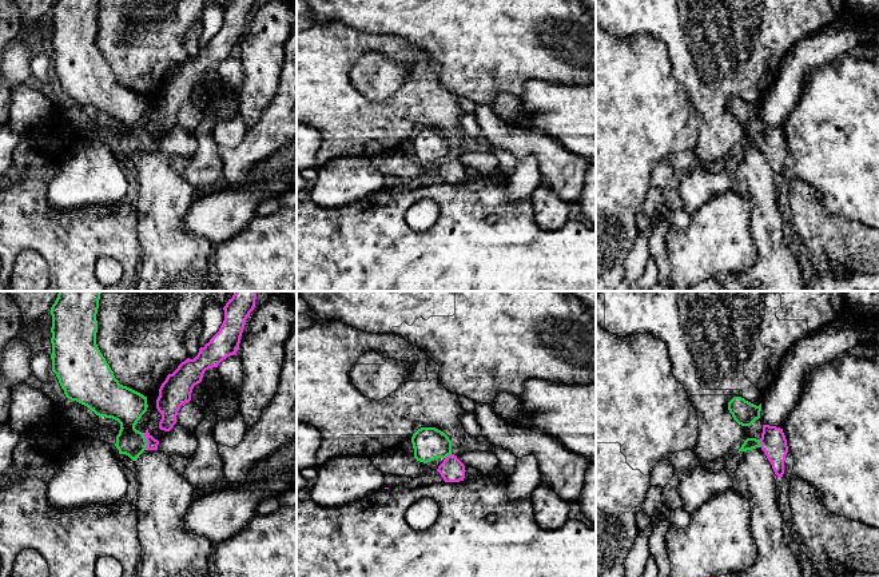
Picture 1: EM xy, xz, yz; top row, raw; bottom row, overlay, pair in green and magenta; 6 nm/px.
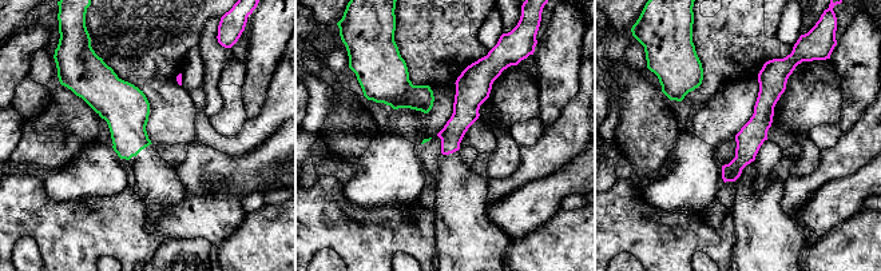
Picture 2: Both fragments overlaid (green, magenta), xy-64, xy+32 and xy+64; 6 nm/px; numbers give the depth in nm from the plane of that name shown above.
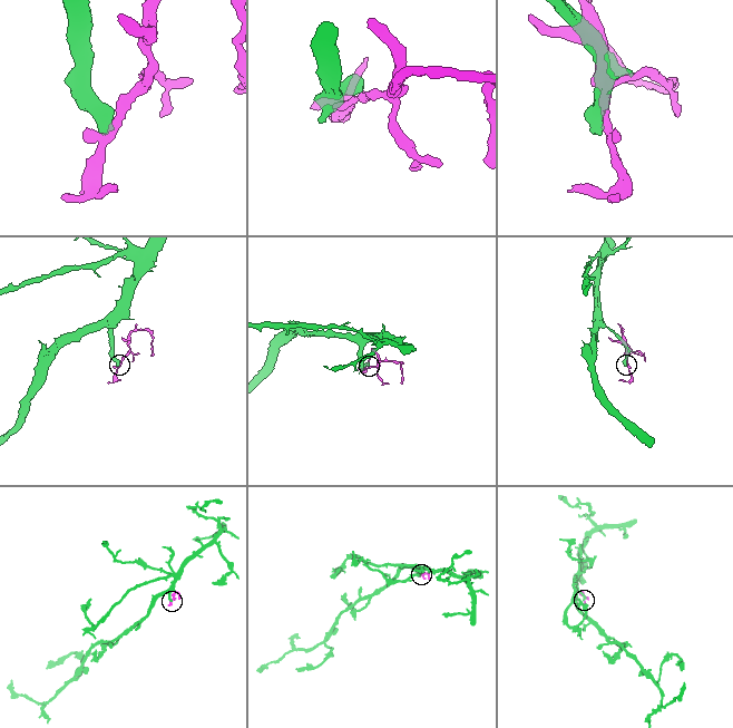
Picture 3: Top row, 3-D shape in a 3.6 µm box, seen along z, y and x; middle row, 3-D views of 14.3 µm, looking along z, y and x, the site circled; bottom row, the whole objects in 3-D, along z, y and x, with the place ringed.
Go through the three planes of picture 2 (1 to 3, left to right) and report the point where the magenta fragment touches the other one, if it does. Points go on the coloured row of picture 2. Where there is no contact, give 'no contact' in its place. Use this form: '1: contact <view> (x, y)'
1: no contact
2: no contact
3: no contact

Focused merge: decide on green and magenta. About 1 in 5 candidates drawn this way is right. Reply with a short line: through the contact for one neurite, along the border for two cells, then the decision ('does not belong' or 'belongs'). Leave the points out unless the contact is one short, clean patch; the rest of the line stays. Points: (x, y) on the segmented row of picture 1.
line xy (143, 433), (146, 449); does not belong

